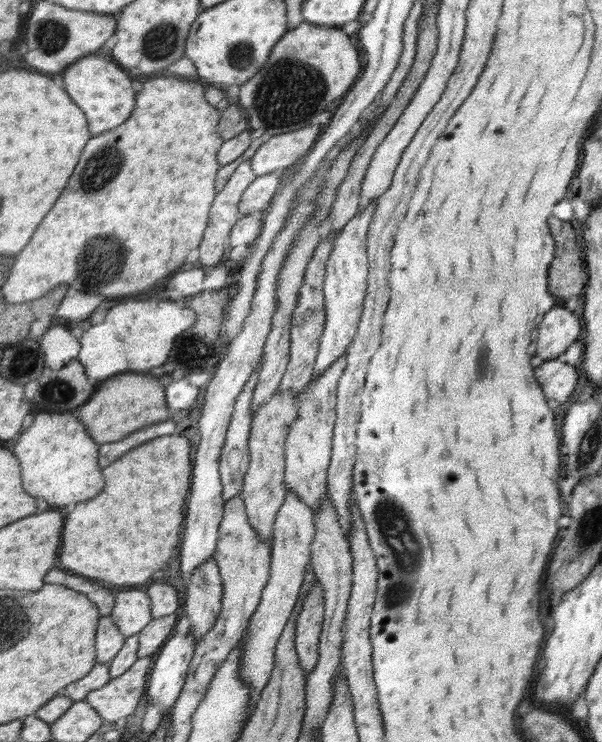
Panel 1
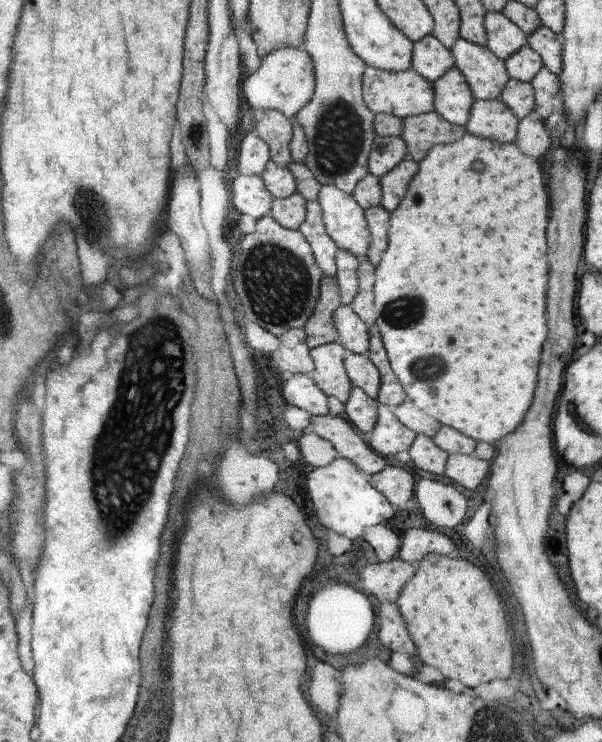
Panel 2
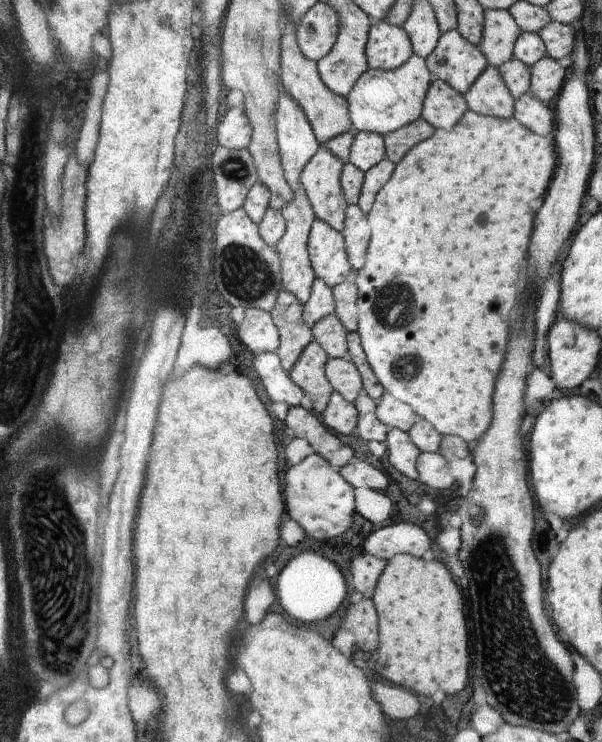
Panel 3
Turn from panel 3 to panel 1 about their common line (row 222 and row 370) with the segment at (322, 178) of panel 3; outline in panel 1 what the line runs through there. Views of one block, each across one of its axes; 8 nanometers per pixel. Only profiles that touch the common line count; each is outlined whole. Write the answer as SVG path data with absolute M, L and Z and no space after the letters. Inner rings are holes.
M345 354L332 366L326 369L316 380L312 380L303 393L295 397L298 418L292 423L285 442L285 475L286 490L298 495L300 501L310 507L313 515L320 509L322 496L327 490L327 470L331 461L333 428L337 414L337 384L344 372Z

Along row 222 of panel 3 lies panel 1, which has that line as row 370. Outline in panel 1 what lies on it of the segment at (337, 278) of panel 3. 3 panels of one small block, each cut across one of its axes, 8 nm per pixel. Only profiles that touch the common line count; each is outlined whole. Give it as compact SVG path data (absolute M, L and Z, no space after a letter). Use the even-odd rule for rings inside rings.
M377 198L364 210L358 210L340 230L326 263L324 279L324 306L326 324L319 342L319 351L315 360L311 380L316 380L329 366L340 358L357 333L361 321L364 299L367 290L369 264L367 261L367 230L372 222Z

